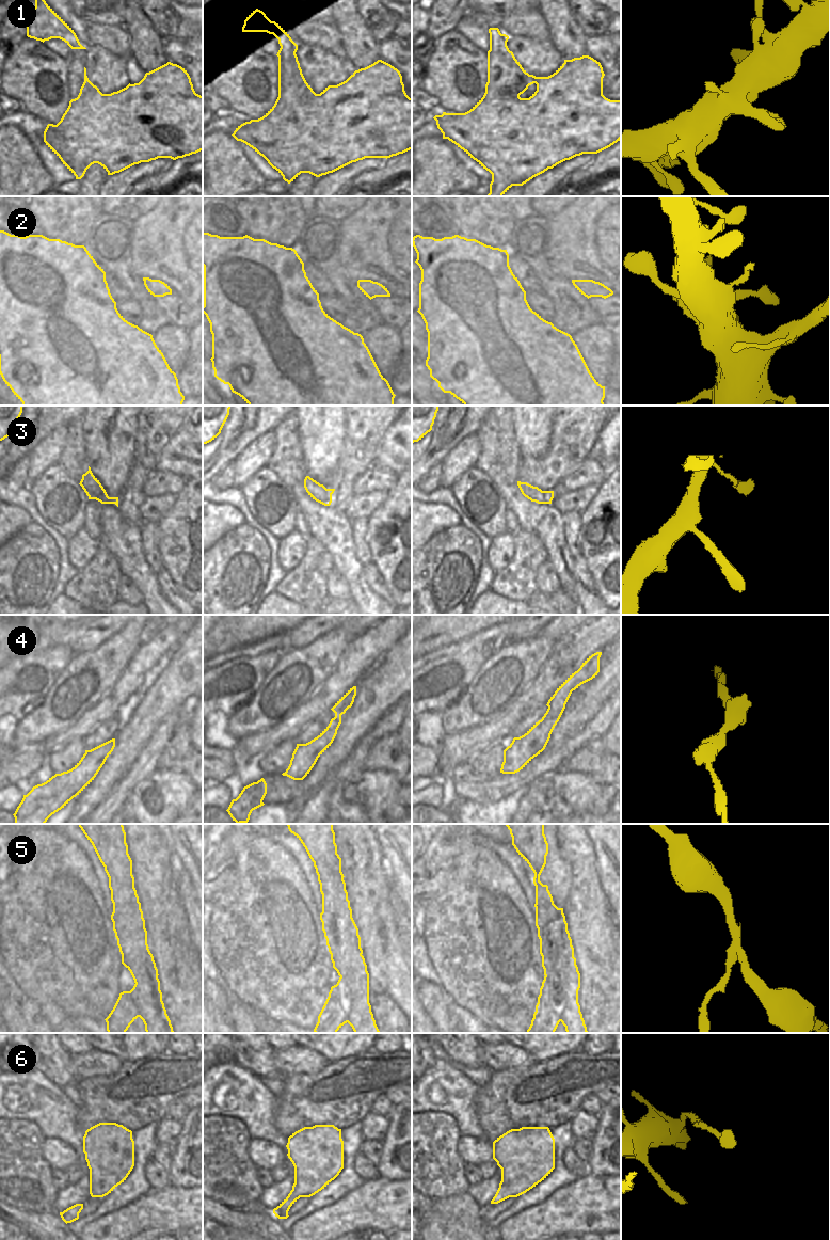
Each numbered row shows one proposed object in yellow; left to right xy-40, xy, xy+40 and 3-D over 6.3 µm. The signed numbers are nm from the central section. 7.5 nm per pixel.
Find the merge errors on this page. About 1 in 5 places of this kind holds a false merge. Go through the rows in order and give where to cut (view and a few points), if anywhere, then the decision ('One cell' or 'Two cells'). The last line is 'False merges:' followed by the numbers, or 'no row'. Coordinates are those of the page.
1: No split. One cell
2: No split. One cell
3: No split. One cell
4: No split. One cell
5: Split along xy+40 (536, 913), (561, 952), (557, 966), (565, 970). Two cells
6: No split. One cell
False merges: 5

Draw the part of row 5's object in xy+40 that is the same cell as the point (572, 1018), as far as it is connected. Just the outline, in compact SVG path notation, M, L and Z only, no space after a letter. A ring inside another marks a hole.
M536 915L536 926L540 939L540 954L544 975L554 970L565 992L565 1007L561 1016L561 1022L565 1027L566 1033L588 1033L578 1003L580 973L576 965L576 958L572 958L566 970L558 968L557 960L562 952L553 948L553 941L548 939L548 928L540 922L539 915Z

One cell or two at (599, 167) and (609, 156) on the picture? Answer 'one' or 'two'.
one

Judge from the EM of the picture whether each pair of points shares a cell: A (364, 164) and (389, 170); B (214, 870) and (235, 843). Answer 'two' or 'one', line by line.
A: two
B: one

